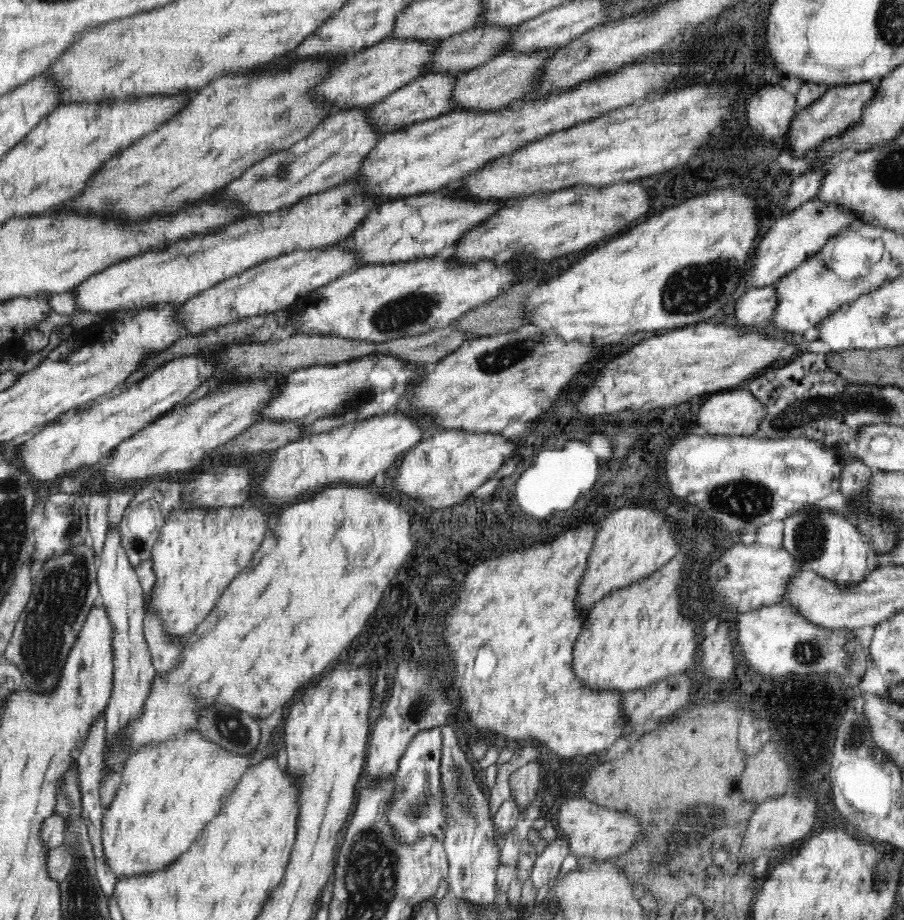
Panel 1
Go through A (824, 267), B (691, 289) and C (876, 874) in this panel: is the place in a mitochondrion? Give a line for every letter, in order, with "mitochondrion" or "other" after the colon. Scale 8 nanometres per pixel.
A: mitochondrion
B: mitochondrion
C: mitochondrion

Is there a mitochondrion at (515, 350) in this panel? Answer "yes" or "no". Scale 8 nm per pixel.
yes

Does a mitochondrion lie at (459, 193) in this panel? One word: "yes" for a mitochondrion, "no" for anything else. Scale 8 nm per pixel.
no

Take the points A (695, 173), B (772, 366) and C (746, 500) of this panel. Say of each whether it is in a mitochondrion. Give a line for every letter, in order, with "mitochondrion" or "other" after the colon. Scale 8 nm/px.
A: other
B: other
C: mitochondrion

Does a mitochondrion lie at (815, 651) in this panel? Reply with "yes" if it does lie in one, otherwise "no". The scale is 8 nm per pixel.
yes

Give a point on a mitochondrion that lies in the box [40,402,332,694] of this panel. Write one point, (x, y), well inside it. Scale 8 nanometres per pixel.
(70, 534)

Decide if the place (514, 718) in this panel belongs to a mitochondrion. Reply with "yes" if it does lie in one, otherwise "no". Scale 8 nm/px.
no

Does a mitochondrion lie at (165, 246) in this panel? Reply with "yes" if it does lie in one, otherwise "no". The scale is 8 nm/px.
no

